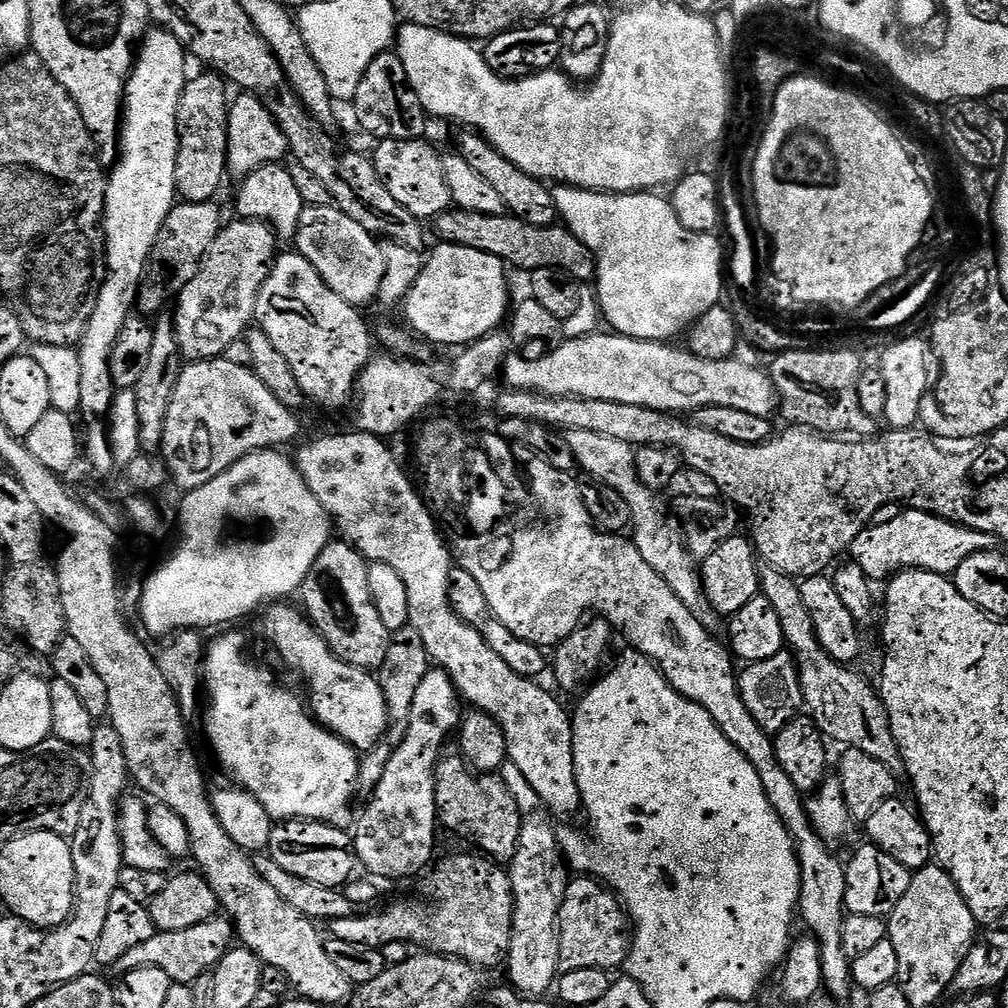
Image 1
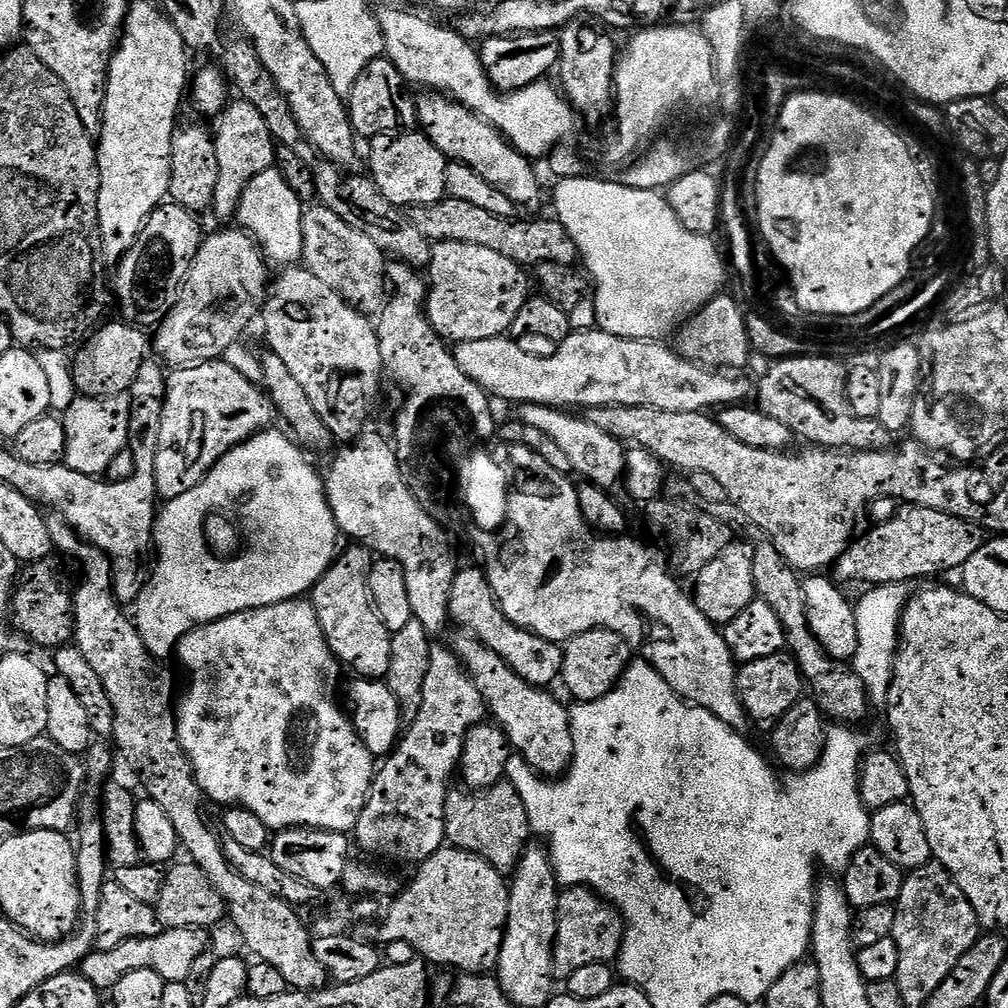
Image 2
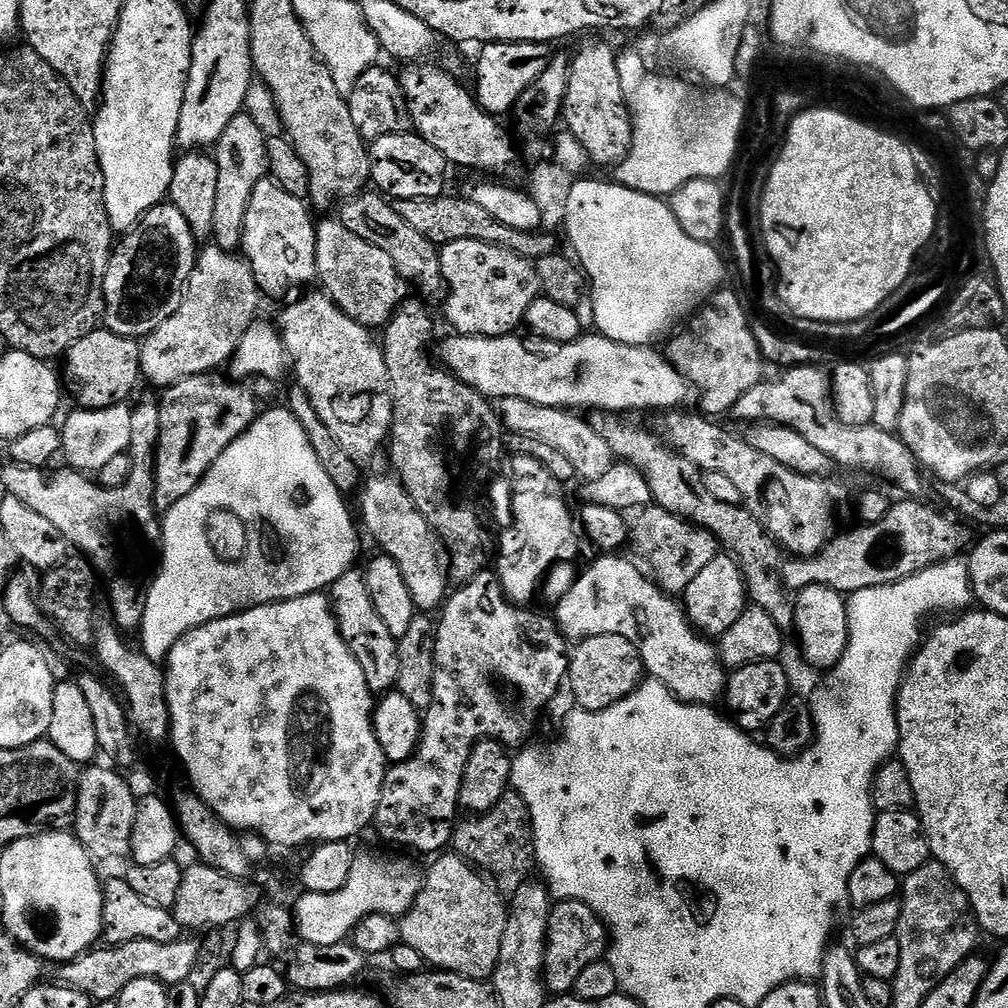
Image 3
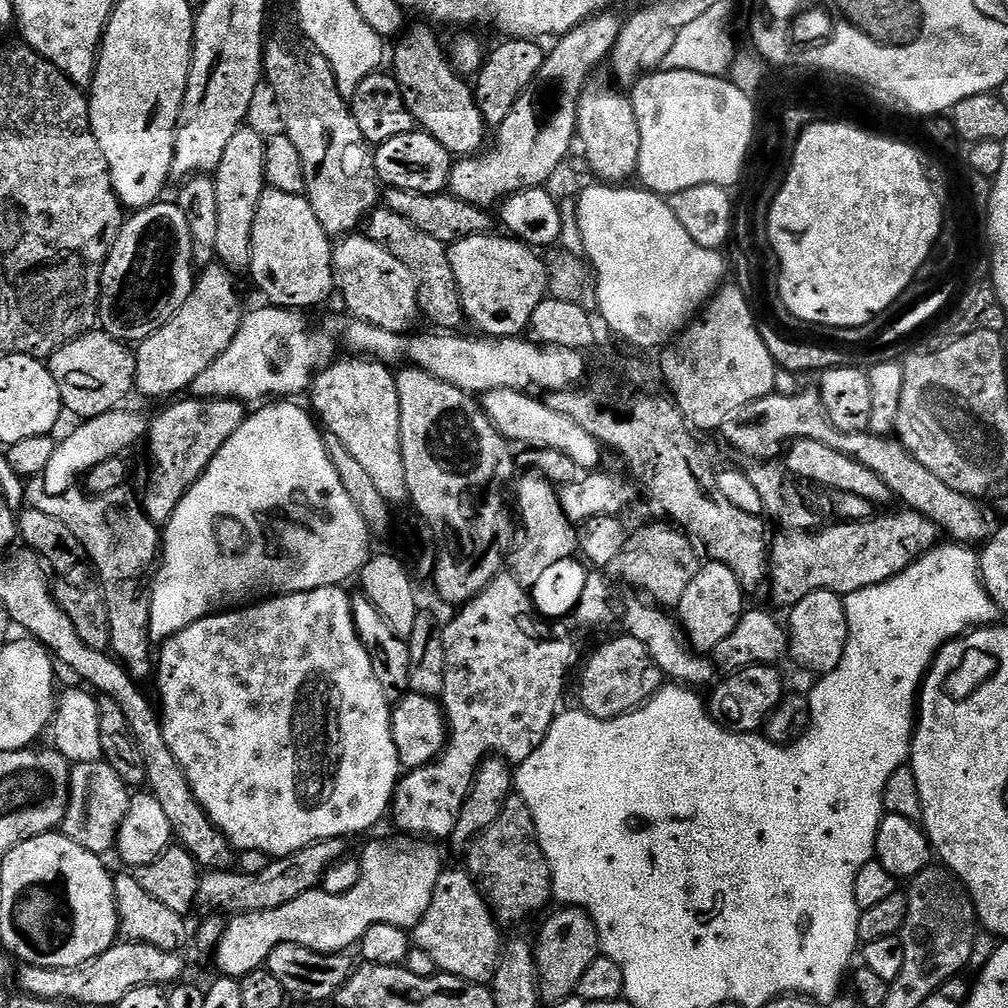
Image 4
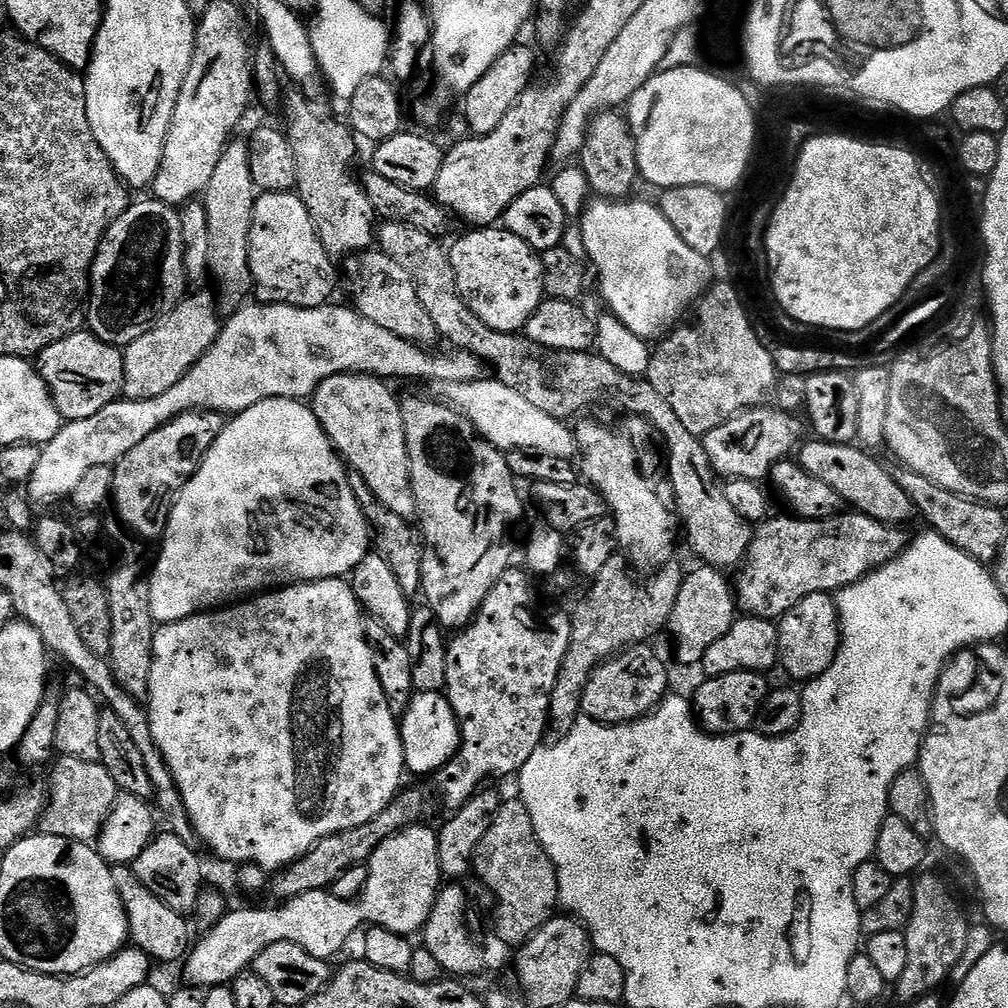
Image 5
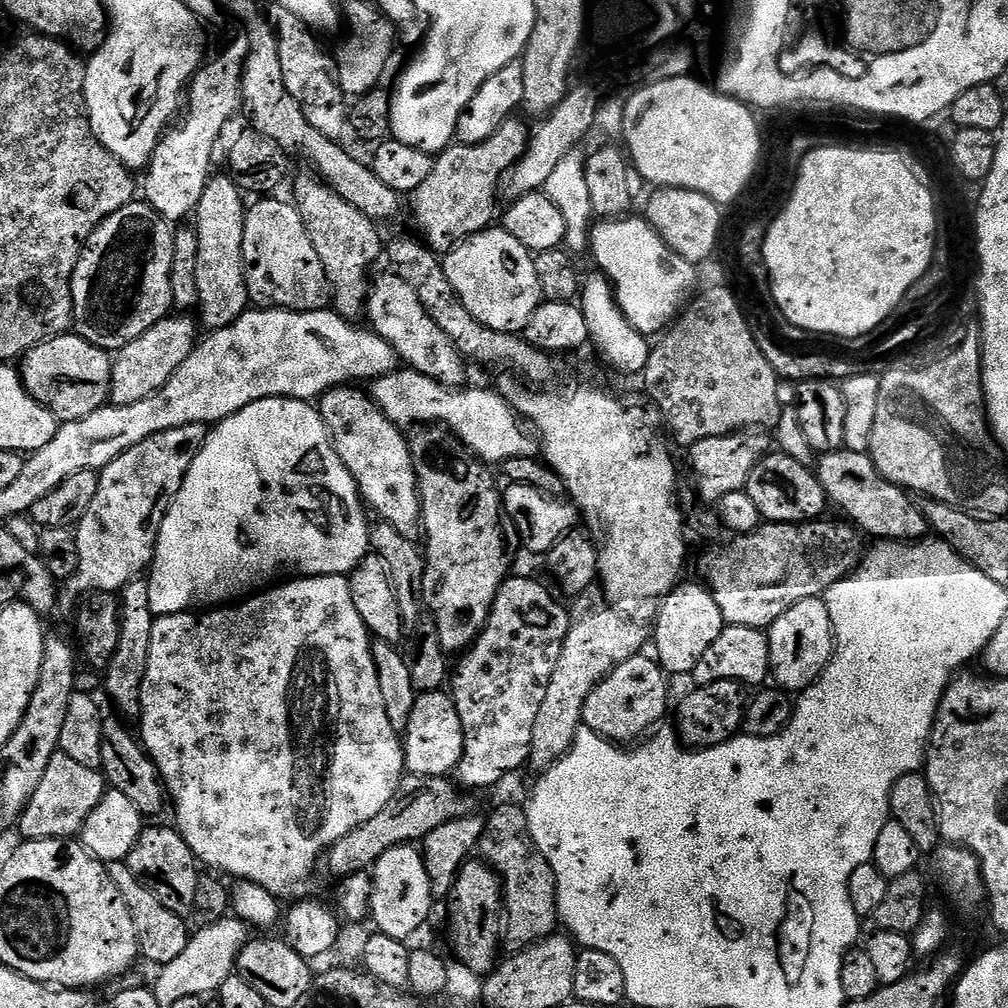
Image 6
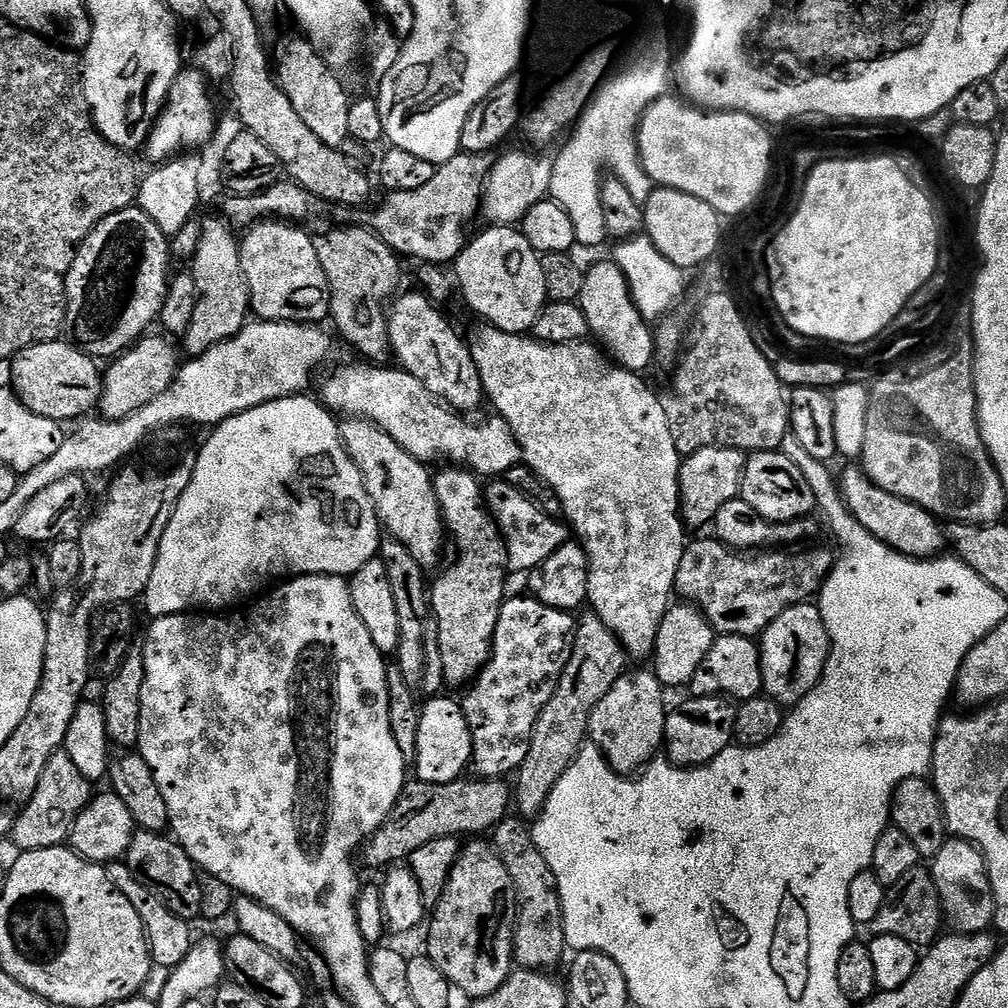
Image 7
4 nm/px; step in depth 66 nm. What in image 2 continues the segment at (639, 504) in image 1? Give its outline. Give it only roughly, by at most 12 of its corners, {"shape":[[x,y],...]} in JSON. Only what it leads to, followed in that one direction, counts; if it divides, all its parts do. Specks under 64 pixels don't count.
{"shape":[[544,404],[518,419],[542,430],[575,475],[612,490],[625,479],[626,448],[594,422]]}

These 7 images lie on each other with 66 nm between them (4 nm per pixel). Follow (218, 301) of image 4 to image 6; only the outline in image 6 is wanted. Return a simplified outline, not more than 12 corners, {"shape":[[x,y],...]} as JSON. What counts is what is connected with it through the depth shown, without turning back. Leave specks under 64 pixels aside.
{"shape":[[172,314],[115,353],[113,405],[170,382],[198,343]]}

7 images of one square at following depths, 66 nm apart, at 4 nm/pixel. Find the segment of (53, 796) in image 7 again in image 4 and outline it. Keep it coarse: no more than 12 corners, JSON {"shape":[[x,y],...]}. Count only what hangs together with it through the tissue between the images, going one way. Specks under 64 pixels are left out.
{"shape":[[108,764],[71,765],[63,835],[111,853],[130,799]]}

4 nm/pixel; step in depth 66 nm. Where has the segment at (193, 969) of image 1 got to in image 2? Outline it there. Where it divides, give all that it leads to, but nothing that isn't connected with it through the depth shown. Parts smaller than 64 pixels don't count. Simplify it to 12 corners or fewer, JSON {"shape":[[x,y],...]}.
{"shape":[[170,928],[93,950],[78,971],[111,990],[133,970],[185,981],[210,948],[202,928]]}

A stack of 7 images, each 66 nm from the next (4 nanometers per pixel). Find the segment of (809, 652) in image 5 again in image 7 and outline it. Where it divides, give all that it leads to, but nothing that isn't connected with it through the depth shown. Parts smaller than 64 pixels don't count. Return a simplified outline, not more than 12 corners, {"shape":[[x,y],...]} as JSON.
{"shape":[[795,604],[759,637],[764,692],[794,706],[822,678],[828,631]]}

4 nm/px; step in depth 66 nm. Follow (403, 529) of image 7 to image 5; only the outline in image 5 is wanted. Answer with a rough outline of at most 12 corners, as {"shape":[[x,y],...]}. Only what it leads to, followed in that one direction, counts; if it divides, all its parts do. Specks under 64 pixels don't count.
{"shape":[[379,376],[310,398],[336,455],[395,509],[412,487],[401,401]]}

